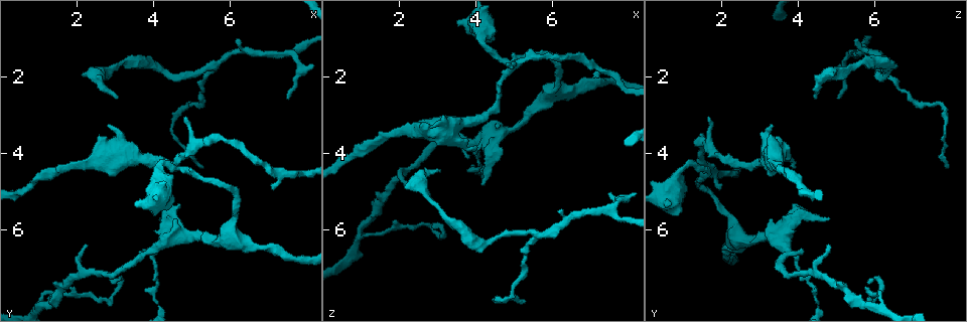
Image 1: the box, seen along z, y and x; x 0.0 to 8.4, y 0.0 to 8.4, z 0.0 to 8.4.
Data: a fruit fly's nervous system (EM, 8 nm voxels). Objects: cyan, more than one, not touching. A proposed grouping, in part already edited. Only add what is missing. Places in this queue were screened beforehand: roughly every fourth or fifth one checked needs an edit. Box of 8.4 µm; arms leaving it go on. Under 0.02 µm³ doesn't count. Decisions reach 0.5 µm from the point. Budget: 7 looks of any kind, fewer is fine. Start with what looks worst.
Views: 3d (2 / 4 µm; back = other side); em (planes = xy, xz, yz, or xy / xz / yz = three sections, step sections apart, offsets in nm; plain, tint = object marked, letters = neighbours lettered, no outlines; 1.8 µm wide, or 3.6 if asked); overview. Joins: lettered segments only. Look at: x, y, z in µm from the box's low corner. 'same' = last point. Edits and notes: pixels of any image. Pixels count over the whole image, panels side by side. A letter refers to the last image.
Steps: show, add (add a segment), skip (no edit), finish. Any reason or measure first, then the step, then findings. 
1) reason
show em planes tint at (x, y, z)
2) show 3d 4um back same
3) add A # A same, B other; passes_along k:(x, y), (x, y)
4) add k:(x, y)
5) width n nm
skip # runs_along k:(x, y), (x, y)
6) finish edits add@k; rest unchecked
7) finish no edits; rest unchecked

show 3d 2um back at (4.00, 6.70, 3.90)

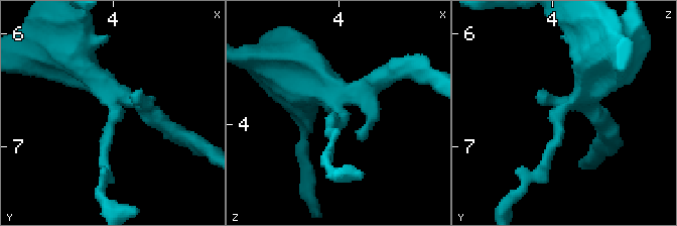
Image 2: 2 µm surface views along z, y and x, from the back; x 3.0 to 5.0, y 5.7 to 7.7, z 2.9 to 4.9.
show em xz step 4 letters at (3.96, 6.66, 3.86)

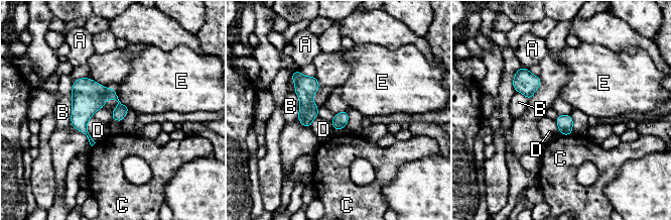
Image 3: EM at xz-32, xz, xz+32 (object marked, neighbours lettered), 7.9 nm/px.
longest_contact B 240 nm
skip # A other, B other, C other, D other, E other; border 3:(92, 116), (87, 131), (95, 142); none of them fits

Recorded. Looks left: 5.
free end
show 3d 2um at (2.55, 3.50, 3.35)

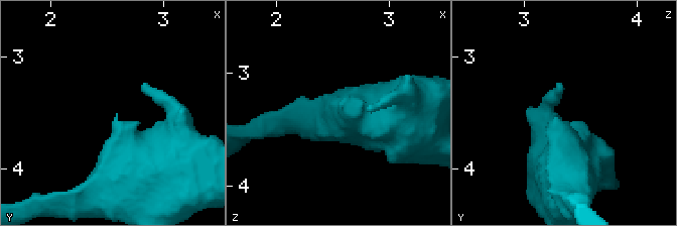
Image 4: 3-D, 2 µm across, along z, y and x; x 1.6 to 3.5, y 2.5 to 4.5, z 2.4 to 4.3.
show em xy step 8 tint at (2.58, 3.52, 3.28)

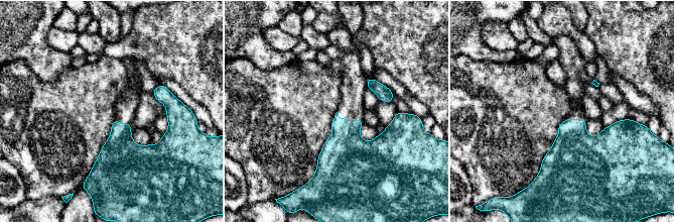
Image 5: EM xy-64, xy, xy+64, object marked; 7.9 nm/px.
show em yz step 16 letters same

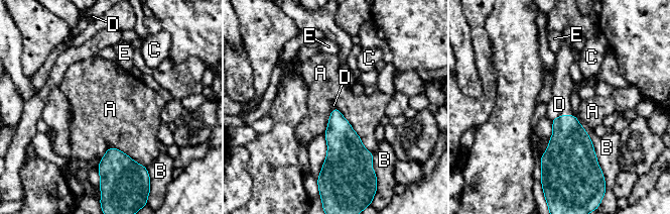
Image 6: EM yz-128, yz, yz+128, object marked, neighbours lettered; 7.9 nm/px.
longest_contact B 440 nm
add D # A other, B other, C other, D same, E other; the neuron continues

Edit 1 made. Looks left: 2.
finish edits add@6; rest unchecked

